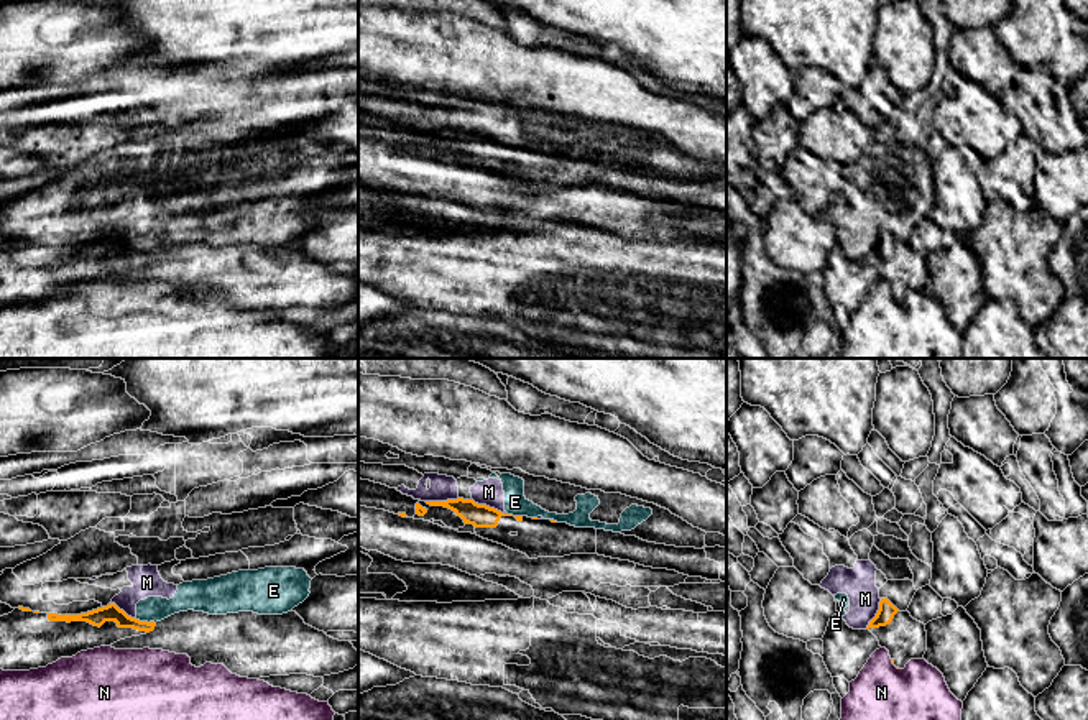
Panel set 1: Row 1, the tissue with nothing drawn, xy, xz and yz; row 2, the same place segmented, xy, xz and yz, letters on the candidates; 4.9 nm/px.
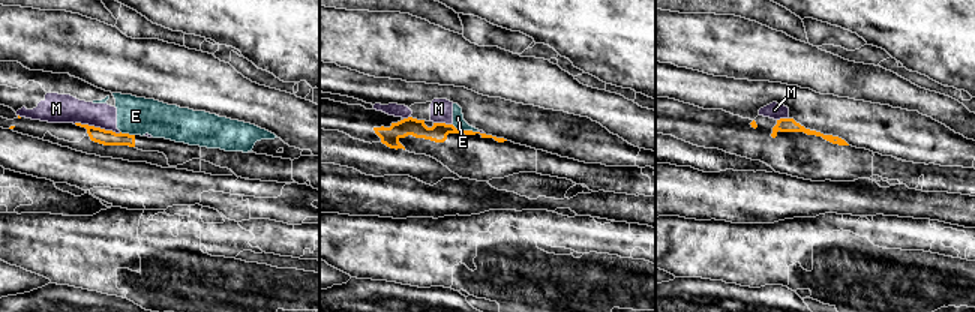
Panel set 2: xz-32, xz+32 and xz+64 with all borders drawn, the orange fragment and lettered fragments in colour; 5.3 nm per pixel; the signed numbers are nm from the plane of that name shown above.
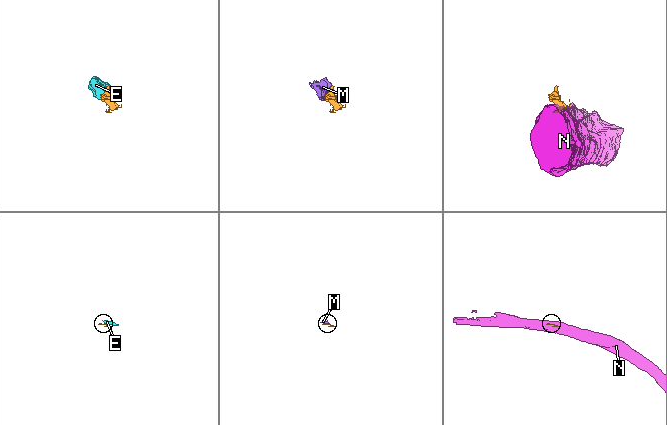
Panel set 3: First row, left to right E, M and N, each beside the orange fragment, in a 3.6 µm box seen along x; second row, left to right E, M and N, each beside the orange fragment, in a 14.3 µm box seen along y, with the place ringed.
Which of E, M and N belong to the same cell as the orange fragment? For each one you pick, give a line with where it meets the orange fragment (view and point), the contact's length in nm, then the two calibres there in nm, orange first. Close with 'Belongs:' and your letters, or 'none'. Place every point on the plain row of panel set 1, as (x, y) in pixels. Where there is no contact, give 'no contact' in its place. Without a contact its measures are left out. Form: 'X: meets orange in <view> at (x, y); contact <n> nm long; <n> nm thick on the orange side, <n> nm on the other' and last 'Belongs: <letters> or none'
Belongs: none

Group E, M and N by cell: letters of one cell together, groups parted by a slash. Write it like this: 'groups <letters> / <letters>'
groups E M / N

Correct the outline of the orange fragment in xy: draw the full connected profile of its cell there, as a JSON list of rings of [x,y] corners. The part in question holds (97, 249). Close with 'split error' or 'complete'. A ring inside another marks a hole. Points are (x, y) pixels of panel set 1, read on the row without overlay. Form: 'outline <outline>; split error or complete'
outline [[[115,235],[81,245],[39,245],[18,238],[0,248],[0,301],[46,299],[81,283],[153,263],[154,253],[128,248]]]; split error

